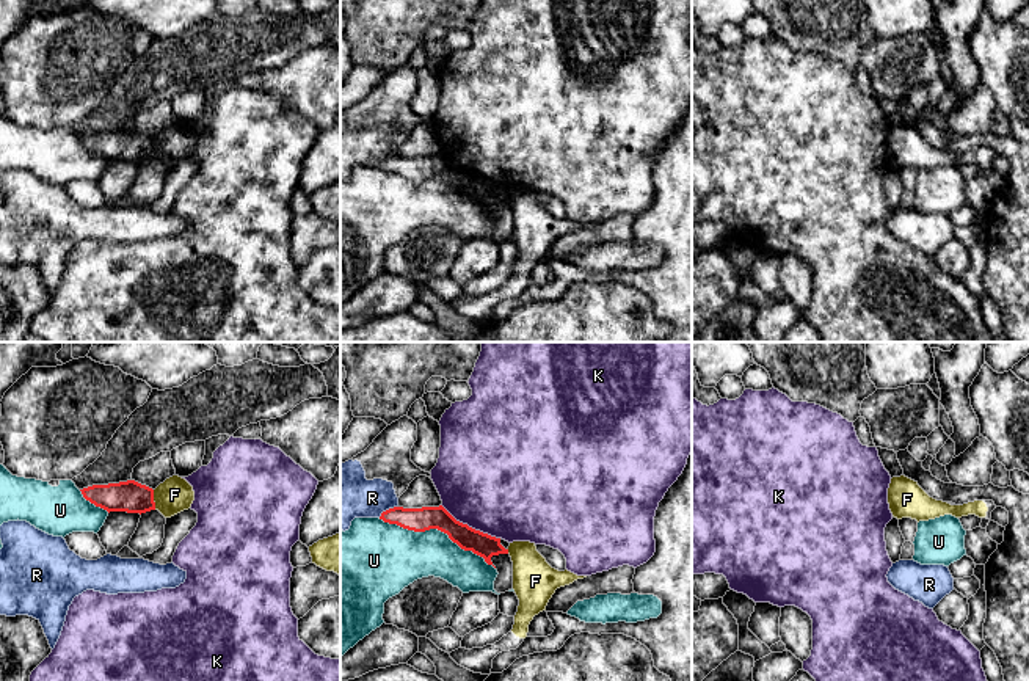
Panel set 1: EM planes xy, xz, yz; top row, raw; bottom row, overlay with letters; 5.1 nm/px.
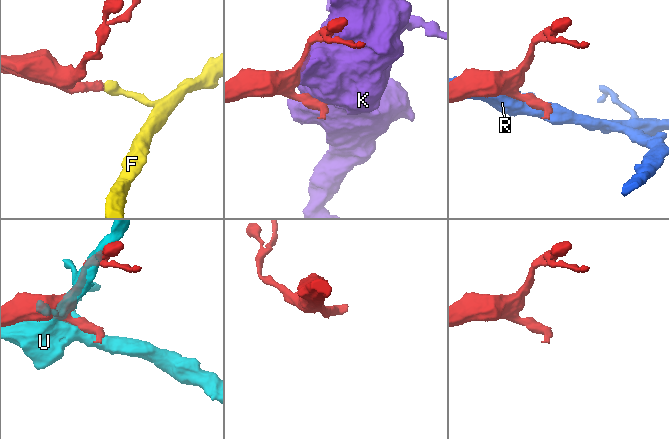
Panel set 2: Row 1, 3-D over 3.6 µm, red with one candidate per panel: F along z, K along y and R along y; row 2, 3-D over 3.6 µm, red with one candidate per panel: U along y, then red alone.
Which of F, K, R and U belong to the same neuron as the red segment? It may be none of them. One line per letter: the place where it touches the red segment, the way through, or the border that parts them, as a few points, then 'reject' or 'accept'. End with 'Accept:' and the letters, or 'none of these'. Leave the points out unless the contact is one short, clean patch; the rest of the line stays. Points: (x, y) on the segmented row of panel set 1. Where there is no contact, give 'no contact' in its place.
F: meets red in xy at (152, 499); border along xy (152, 490), (156, 509); reject
K: meets red in xz at (471, 528); reject
R: meets red in xz at (388, 510); reject
U: meets red in xz at (436, 528); reject
Accept: none of these

